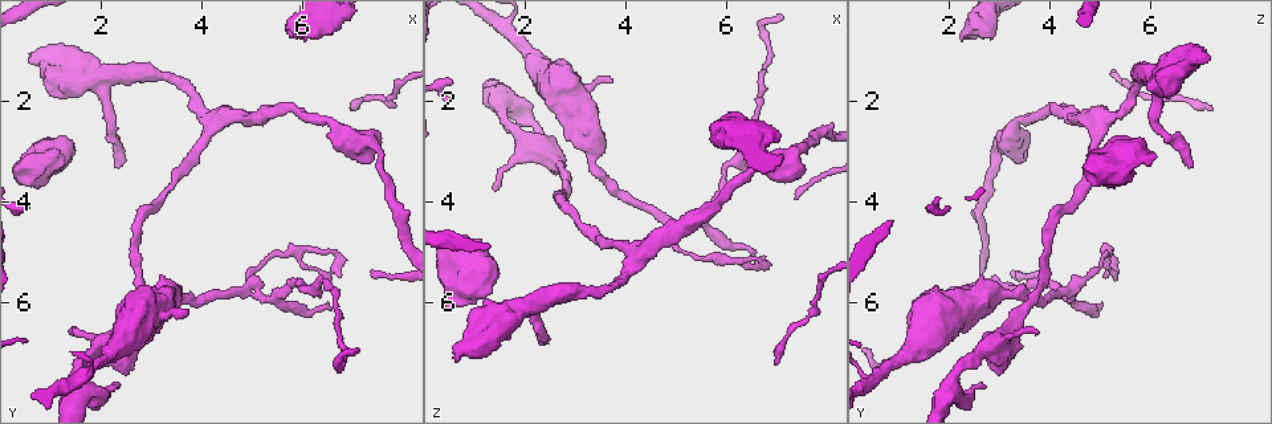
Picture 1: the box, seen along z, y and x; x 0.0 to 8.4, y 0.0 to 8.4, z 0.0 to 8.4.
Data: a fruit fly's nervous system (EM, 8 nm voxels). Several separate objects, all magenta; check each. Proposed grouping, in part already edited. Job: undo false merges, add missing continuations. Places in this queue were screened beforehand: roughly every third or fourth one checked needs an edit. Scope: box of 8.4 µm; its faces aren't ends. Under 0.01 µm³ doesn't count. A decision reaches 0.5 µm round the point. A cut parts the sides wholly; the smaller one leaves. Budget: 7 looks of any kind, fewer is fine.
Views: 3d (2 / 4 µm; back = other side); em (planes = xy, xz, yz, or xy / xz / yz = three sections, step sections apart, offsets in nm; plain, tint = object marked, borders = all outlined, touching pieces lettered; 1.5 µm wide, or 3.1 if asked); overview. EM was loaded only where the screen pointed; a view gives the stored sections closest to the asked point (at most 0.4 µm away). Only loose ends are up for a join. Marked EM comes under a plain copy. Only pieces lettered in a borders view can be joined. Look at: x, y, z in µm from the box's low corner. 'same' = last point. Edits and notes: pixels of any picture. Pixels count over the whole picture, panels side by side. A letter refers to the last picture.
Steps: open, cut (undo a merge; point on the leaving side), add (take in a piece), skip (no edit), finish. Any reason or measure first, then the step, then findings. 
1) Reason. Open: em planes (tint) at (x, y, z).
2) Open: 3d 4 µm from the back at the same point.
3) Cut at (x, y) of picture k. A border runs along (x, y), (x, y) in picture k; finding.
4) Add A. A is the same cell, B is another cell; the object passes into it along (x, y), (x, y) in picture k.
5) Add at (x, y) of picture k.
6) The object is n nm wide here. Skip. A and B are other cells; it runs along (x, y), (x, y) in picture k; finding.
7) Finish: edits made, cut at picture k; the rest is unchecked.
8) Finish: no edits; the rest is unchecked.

An open end. Open: 3d 4 µm from the back at (6.50, 6.15, 5.05).

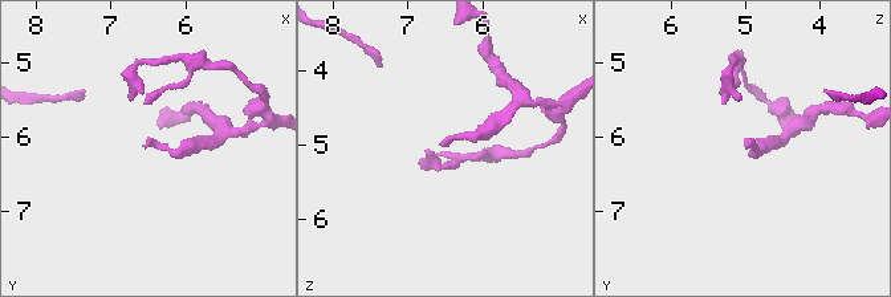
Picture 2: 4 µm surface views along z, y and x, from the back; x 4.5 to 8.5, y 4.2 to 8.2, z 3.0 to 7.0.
Now the EM. Open: em planes (borders) at (6.55, 6.15, 5.05).

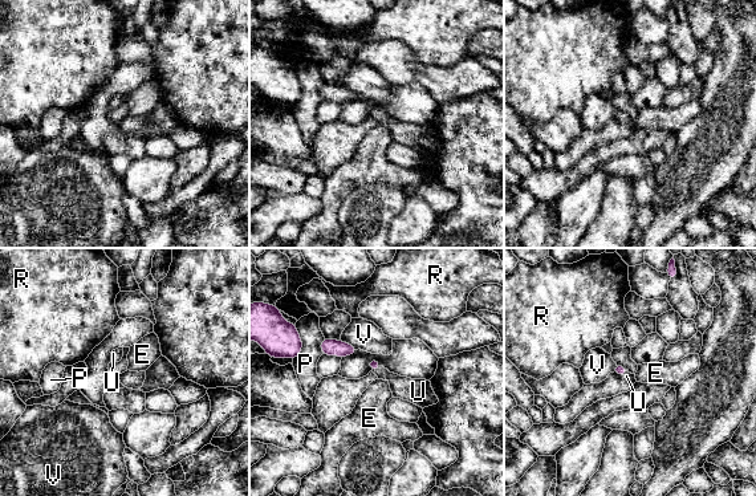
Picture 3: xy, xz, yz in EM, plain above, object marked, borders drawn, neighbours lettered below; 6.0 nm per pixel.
Add U. U is the same cell, E, P, R and V are other cells; the object passes into it along (374, 365), (377, 369), (403, 387) in picture 3; it goes on there.

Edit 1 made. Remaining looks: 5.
Open: overview.

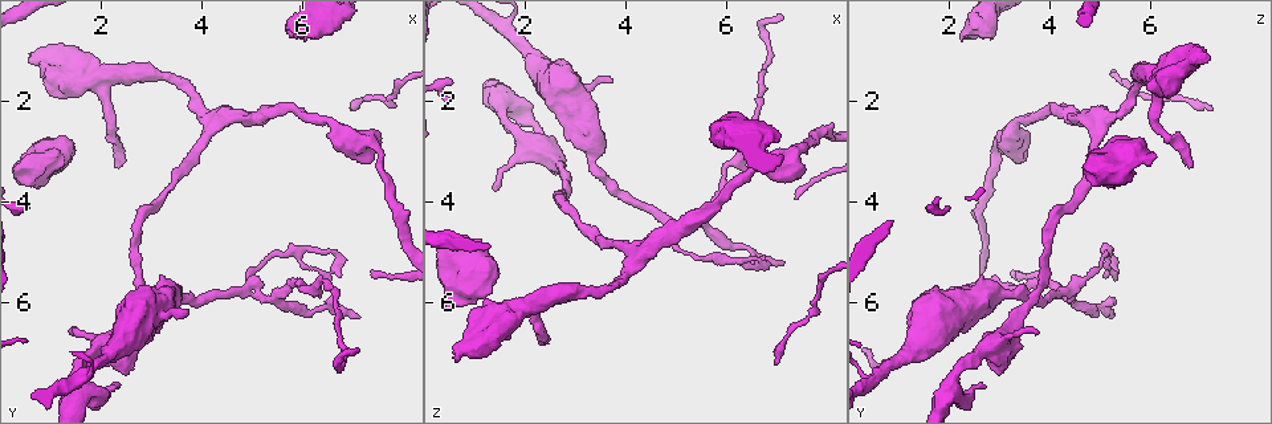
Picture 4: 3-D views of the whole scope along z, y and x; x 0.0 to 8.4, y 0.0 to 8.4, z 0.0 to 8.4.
Stops while still wide. Open: em xy step 8 (borders) at (6.05, 0.80, 2.30).

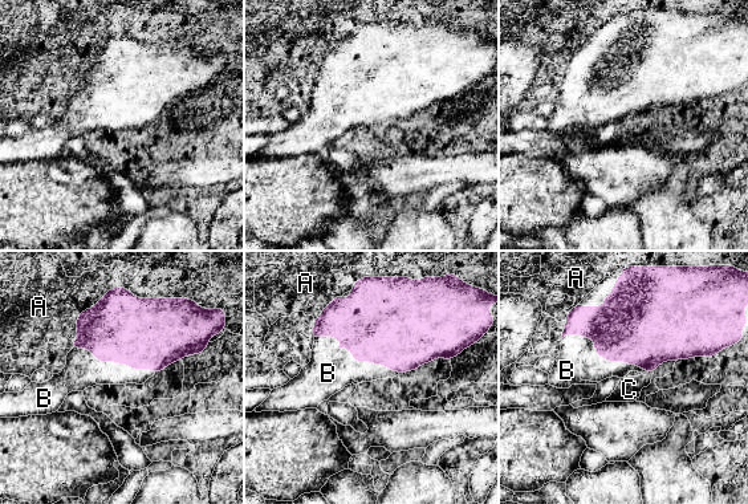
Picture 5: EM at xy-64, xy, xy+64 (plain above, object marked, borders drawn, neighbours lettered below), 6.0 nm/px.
Add B. B is the same cell, A and C are other cells; the object passes into it along (120, 328), (84, 348), (77, 374) in picture 5; the cell continues.

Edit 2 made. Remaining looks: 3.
See it whole again. Open: overview.

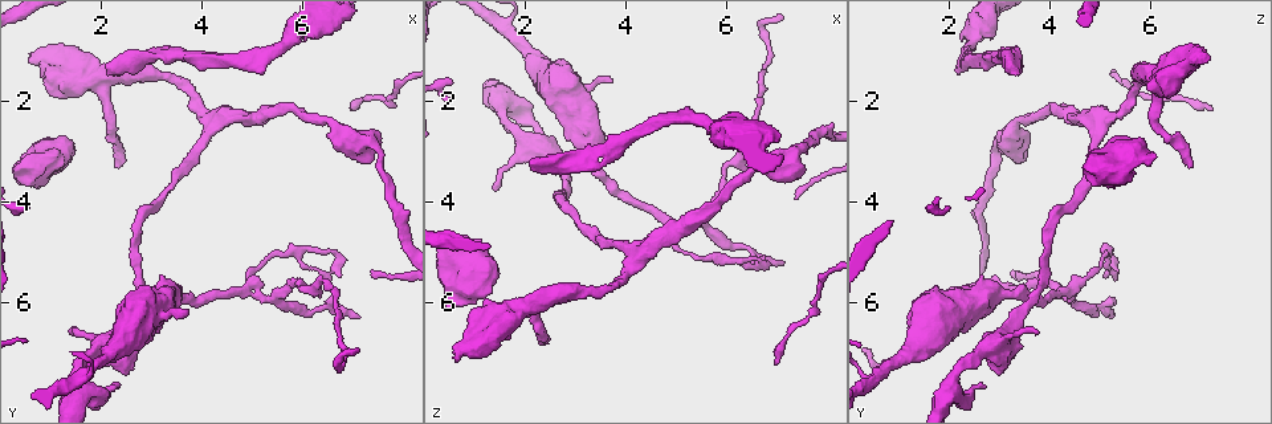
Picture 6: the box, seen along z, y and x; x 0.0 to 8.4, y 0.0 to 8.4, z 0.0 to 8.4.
Branch stops here. Open: em planes (borders) at (0.70, 1.20, 7.15).

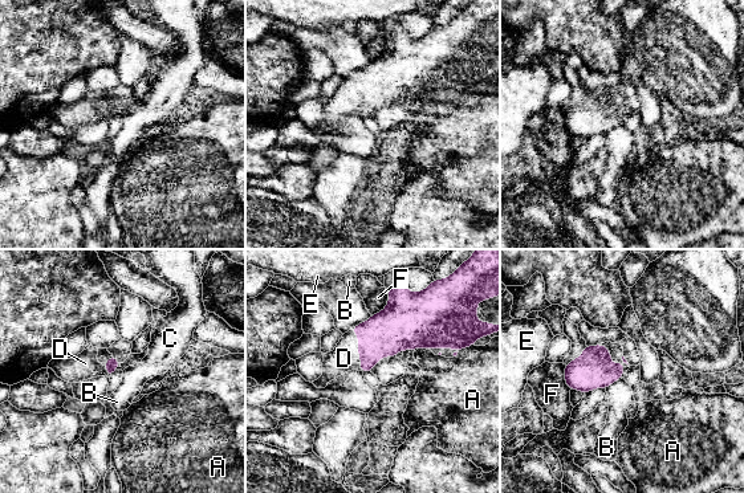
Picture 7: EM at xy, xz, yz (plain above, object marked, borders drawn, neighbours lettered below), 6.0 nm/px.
Add D. D is the same cell, A, B, C, E and F are other cells; the object passes into it along (386, 333), (358, 350), (344, 358) in picture 7; it goes on there.

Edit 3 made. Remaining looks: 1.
Finish: edits made, add at picture 3, add at picture 5, add at picture 7; the rest is unchecked.

